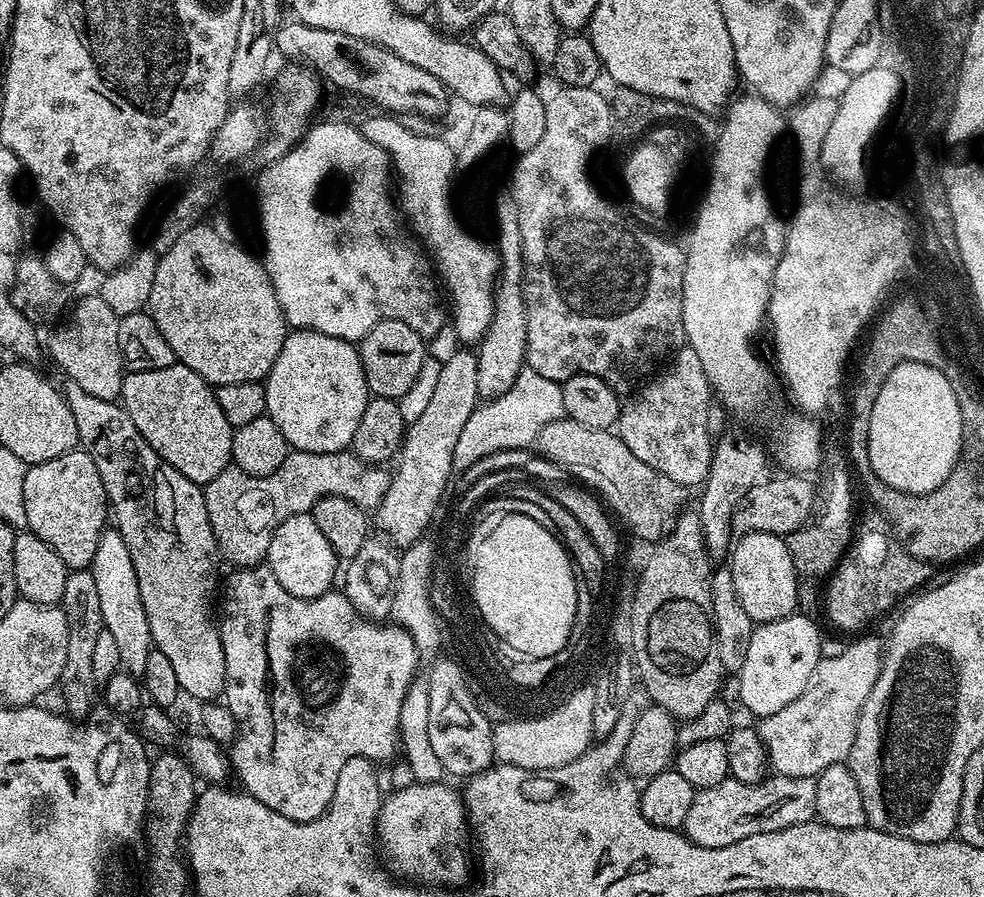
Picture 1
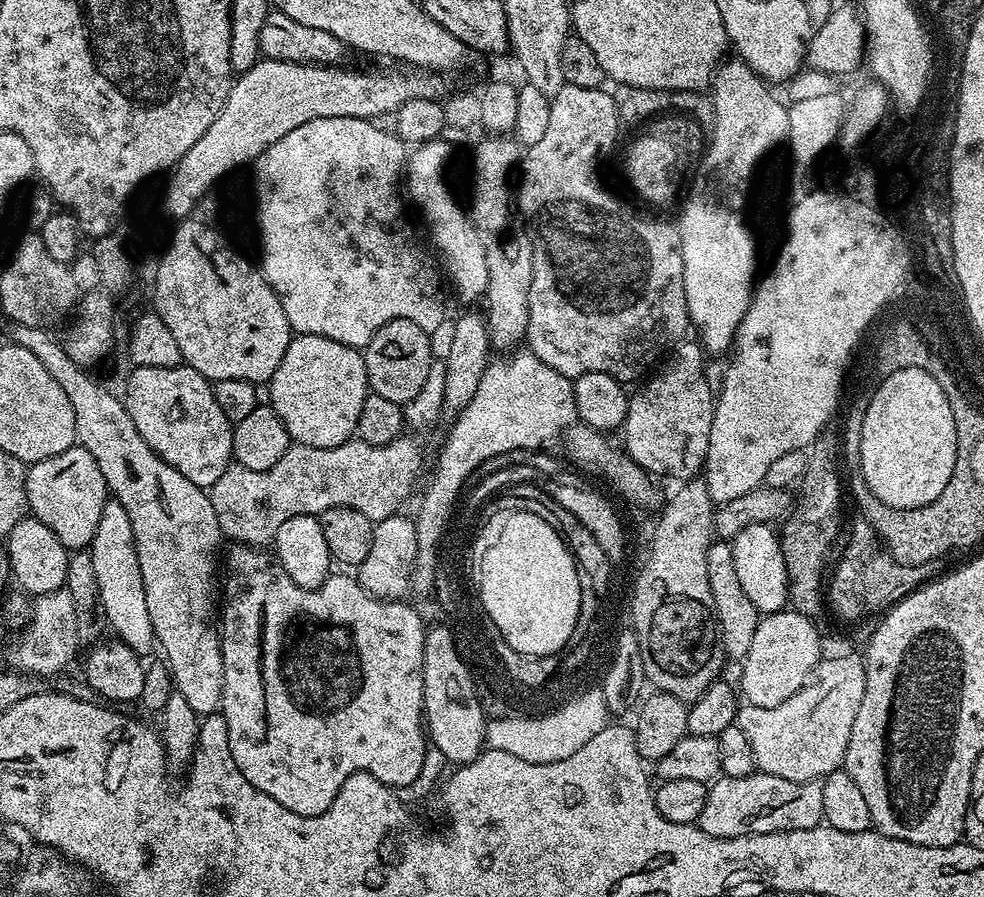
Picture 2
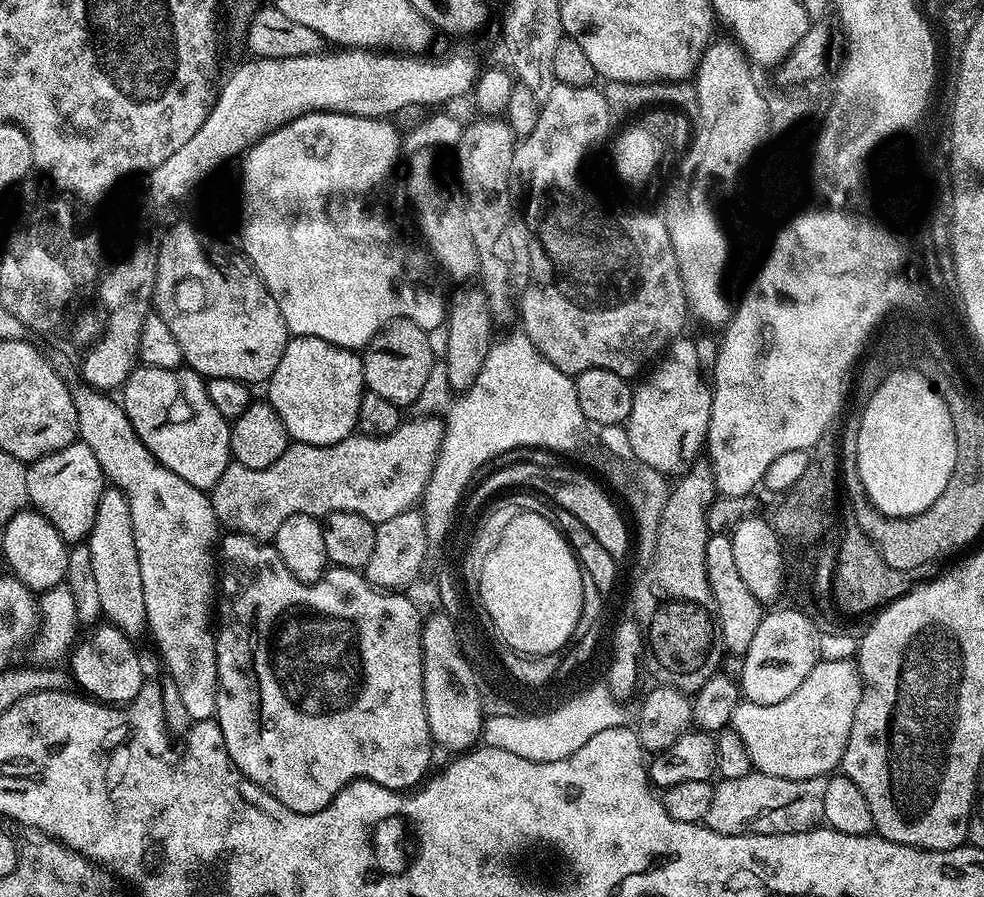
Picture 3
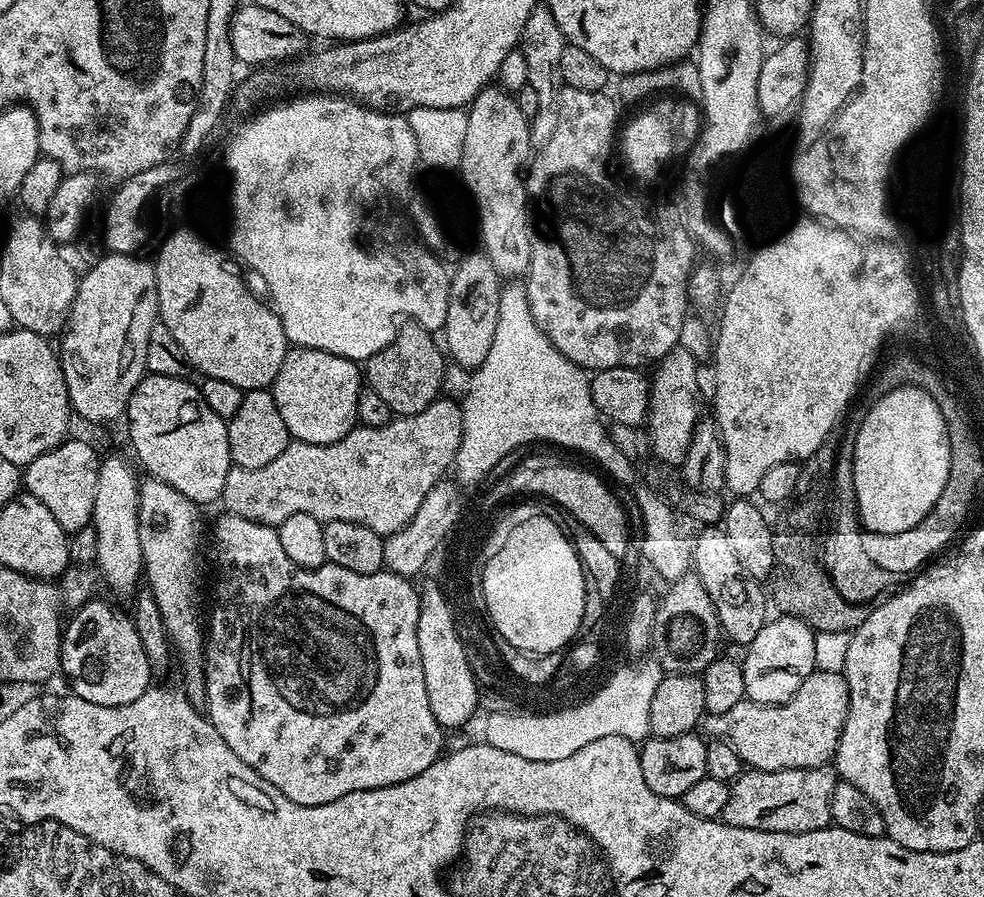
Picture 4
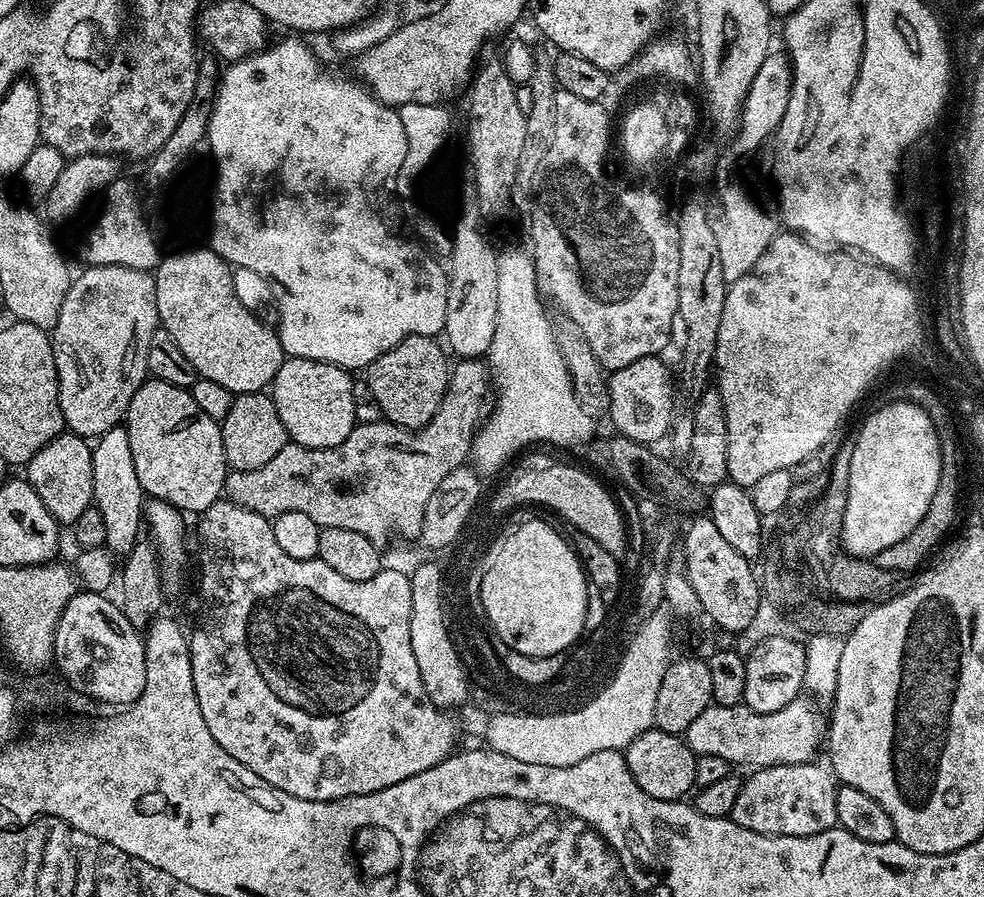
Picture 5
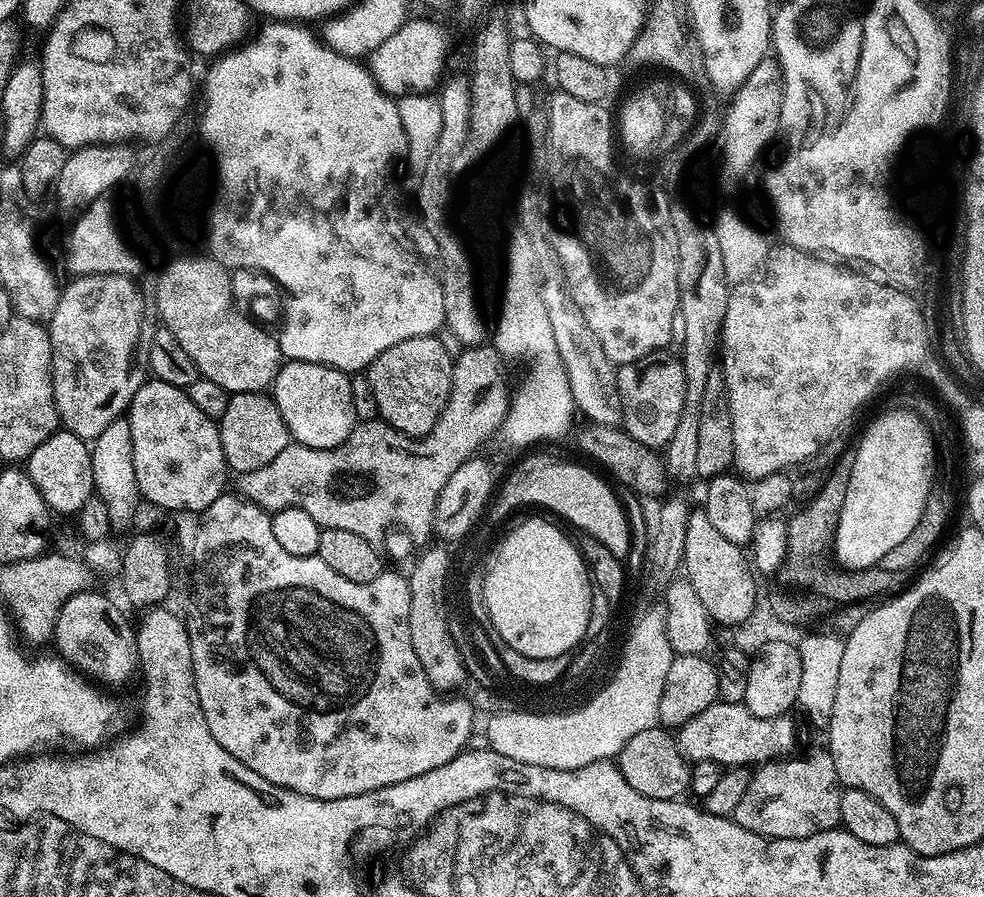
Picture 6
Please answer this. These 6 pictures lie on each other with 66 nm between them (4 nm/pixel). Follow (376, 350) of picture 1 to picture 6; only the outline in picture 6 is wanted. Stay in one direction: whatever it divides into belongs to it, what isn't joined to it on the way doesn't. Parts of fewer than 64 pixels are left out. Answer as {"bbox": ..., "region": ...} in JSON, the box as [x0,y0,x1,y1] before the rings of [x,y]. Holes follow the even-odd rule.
{"bbox":[366,335,454,438],"region":[[[439,335],[406,338],[394,346],[390,346],[390,350],[378,354],[378,358],[374,358],[374,362],[366,369],[370,390],[374,390],[374,402],[379,419],[404,436],[419,438],[430,434],[434,430],[442,410],[448,405],[452,389],[454,356],[453,353],[448,353],[447,346],[440,339]]]}

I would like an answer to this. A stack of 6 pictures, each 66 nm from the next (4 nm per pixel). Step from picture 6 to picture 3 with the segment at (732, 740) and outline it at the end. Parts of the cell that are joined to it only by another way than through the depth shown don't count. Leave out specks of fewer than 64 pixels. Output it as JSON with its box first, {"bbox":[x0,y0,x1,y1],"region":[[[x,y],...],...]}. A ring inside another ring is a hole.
{"bbox":[730,659,864,780],"region":[[[819,659],[816,661],[814,670],[810,670],[810,674],[806,674],[806,679],[802,681],[802,686],[798,686],[798,690],[794,690],[794,694],[790,694],[790,698],[782,698],[782,702],[774,702],[770,706],[762,706],[761,704],[741,699],[740,704],[734,706],[734,714],[732,715],[730,726],[736,731],[738,738],[742,738],[742,746],[746,746],[748,756],[752,760],[752,766],[755,771],[762,774],[770,774],[774,778],[794,778],[795,780],[814,778],[815,776],[827,777],[841,767],[844,751],[846,750],[846,742],[850,738],[850,726],[854,726],[854,710],[858,710],[858,702],[860,701],[863,689],[864,685],[860,682],[860,670],[852,660]]]}

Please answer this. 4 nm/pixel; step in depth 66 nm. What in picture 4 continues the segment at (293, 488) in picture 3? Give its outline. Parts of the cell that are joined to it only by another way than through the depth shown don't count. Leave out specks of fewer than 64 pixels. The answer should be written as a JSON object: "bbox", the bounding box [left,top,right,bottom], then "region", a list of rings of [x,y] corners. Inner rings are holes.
{"bbox":[219,398,462,538],"region":[[[437,398],[424,412],[417,416],[394,418],[386,426],[365,428],[357,426],[333,444],[311,444],[305,440],[293,439],[274,458],[261,468],[232,469],[226,474],[226,486],[222,486],[219,503],[224,504],[223,511],[230,516],[248,518],[250,522],[279,526],[290,518],[290,514],[310,514],[310,518],[321,522],[341,520],[358,522],[385,538],[393,536],[400,528],[410,522],[408,516],[408,486],[433,487],[439,480],[445,479],[444,472],[453,467],[456,451],[462,438],[461,405],[452,400]]]}

